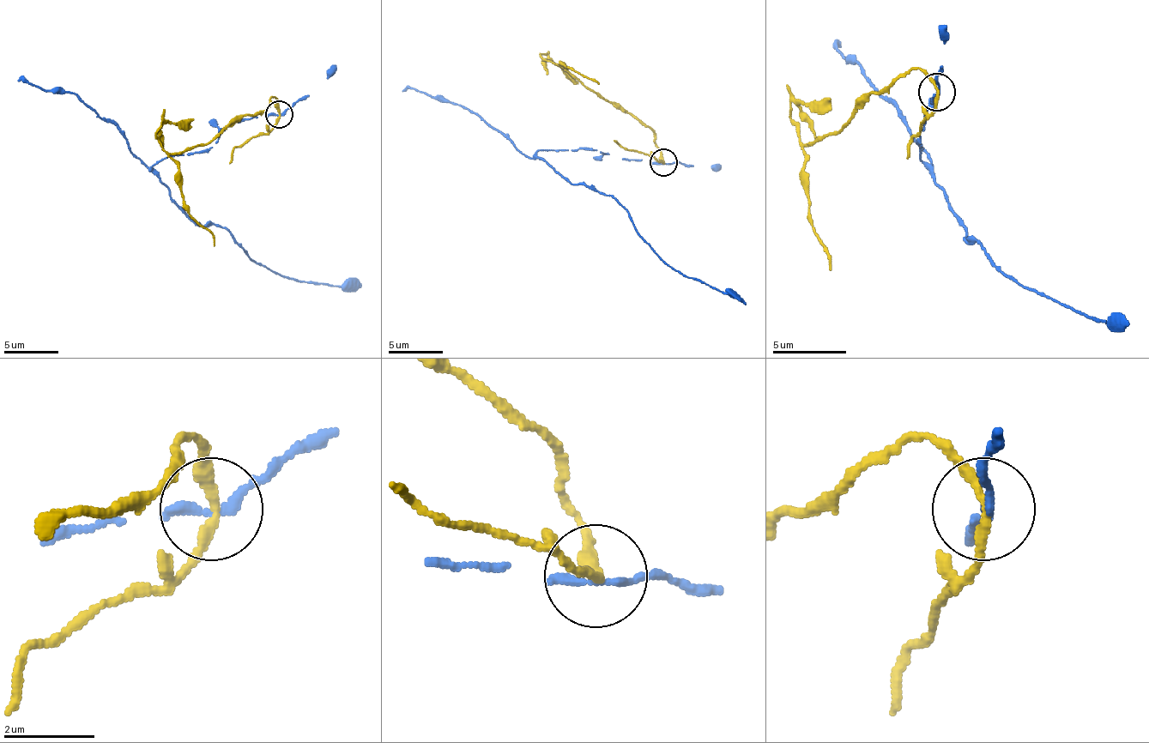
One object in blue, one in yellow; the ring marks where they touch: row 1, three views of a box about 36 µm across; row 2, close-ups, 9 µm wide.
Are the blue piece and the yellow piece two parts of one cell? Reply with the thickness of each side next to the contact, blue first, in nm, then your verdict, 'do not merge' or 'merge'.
240/200 nm | do not merge

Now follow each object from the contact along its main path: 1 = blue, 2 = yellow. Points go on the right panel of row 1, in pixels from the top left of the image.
1: (938, 91), (919, 147), (927, 169), (967, 228), (967, 239), (1008, 276), (1090, 317), (1112, 324), (1127, 317)
2: (938, 91), (919, 69), (904, 72), (871, 94), (837, 131), (804, 150), (807, 214), (830, 268)

